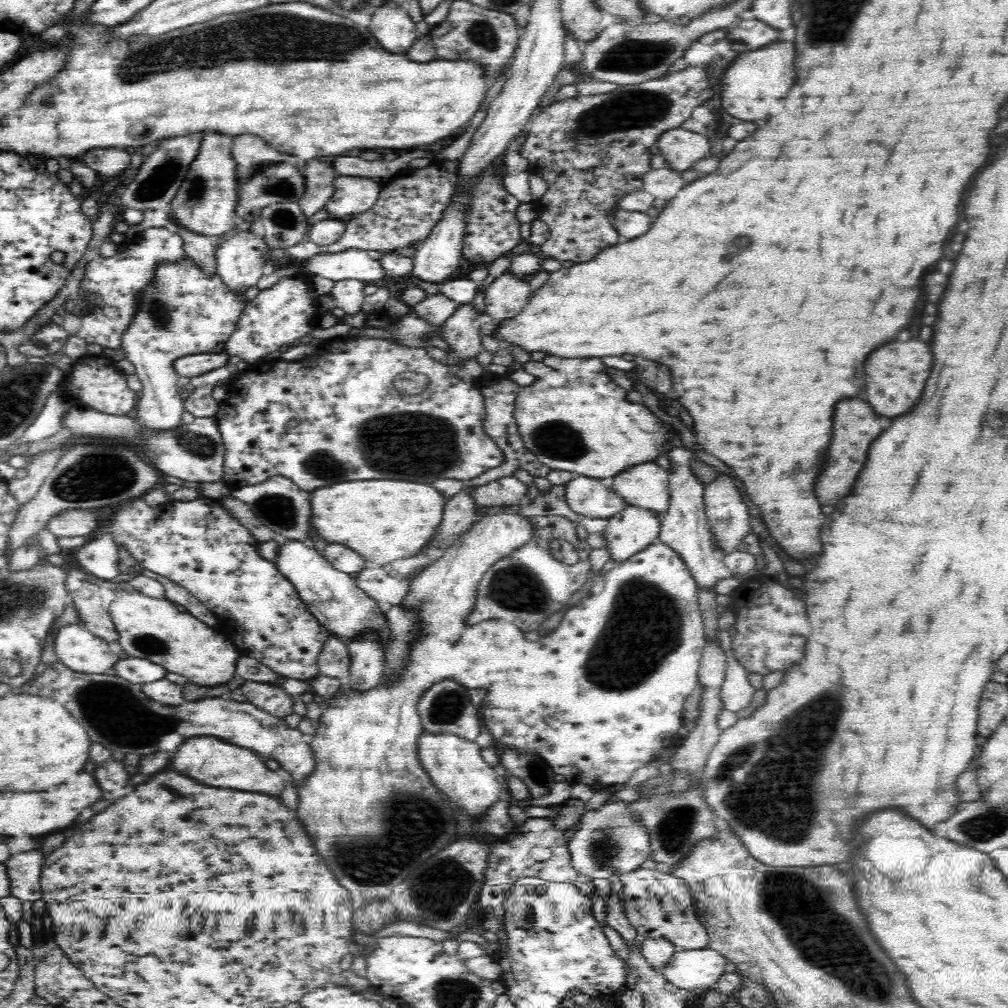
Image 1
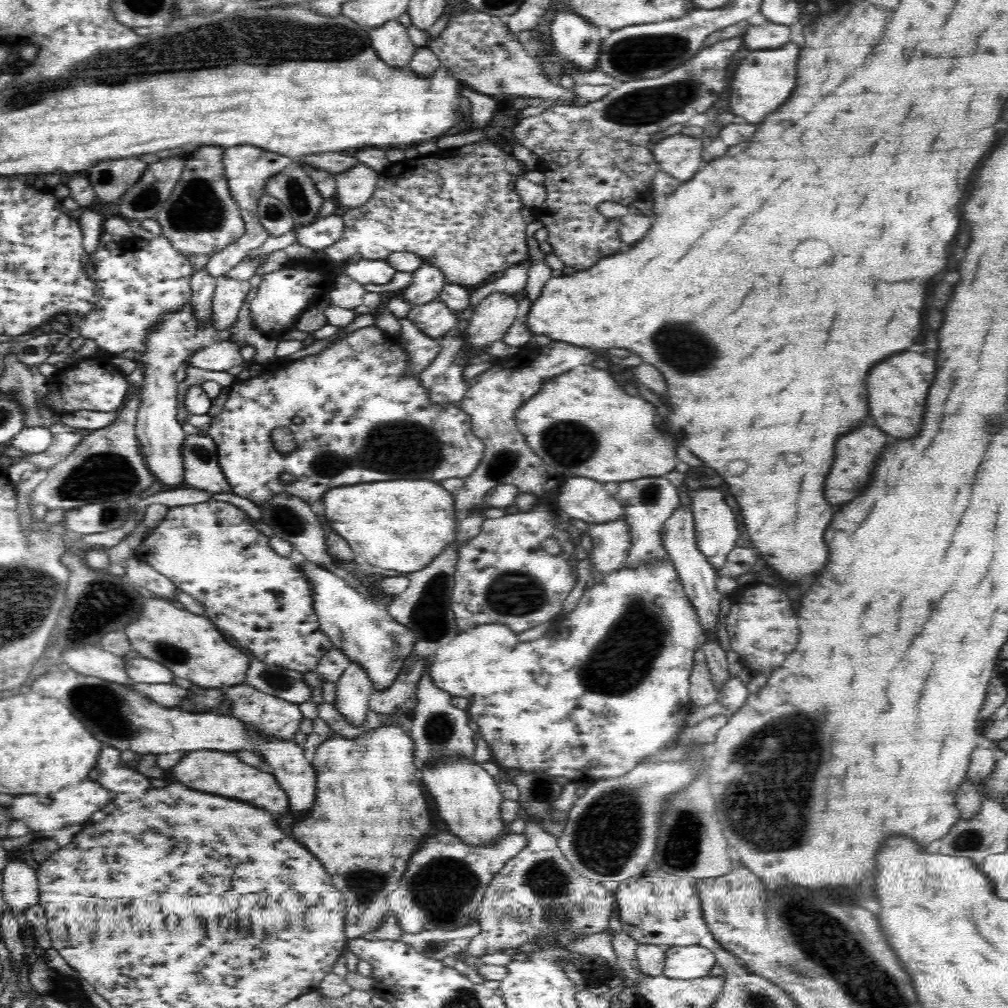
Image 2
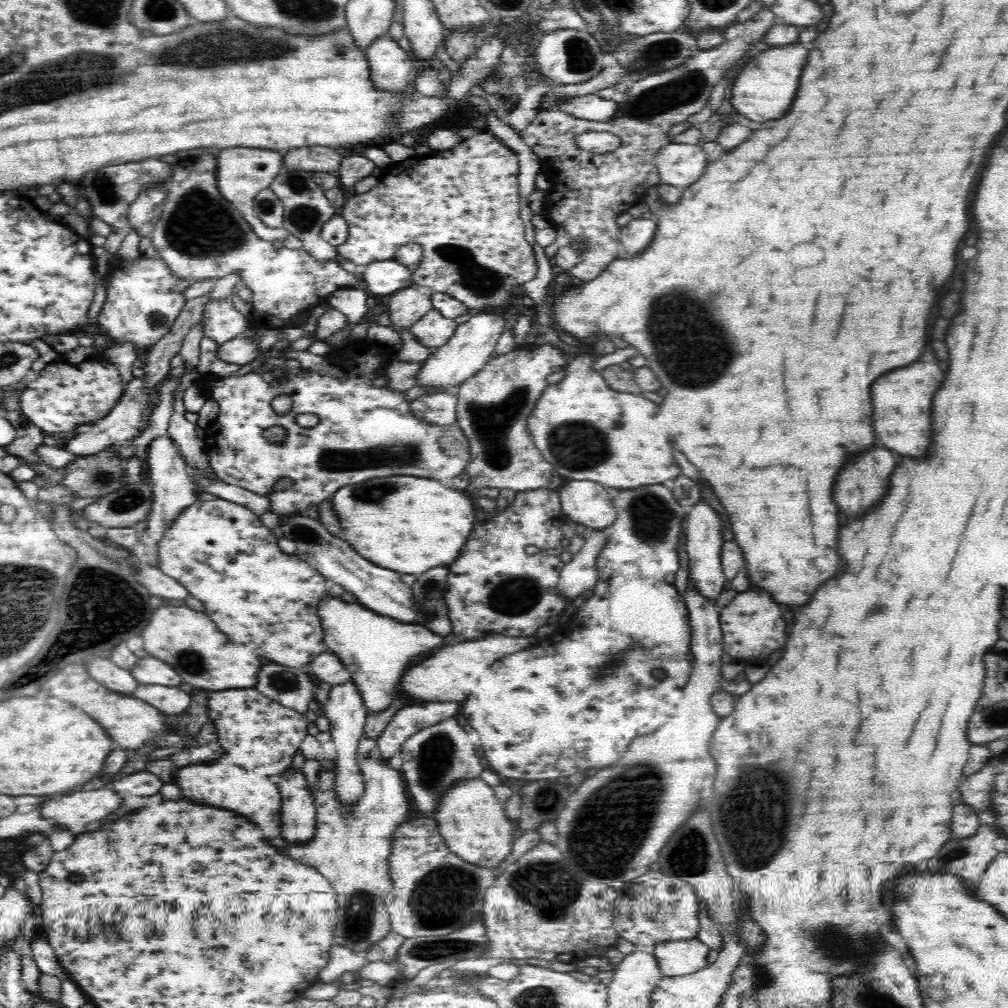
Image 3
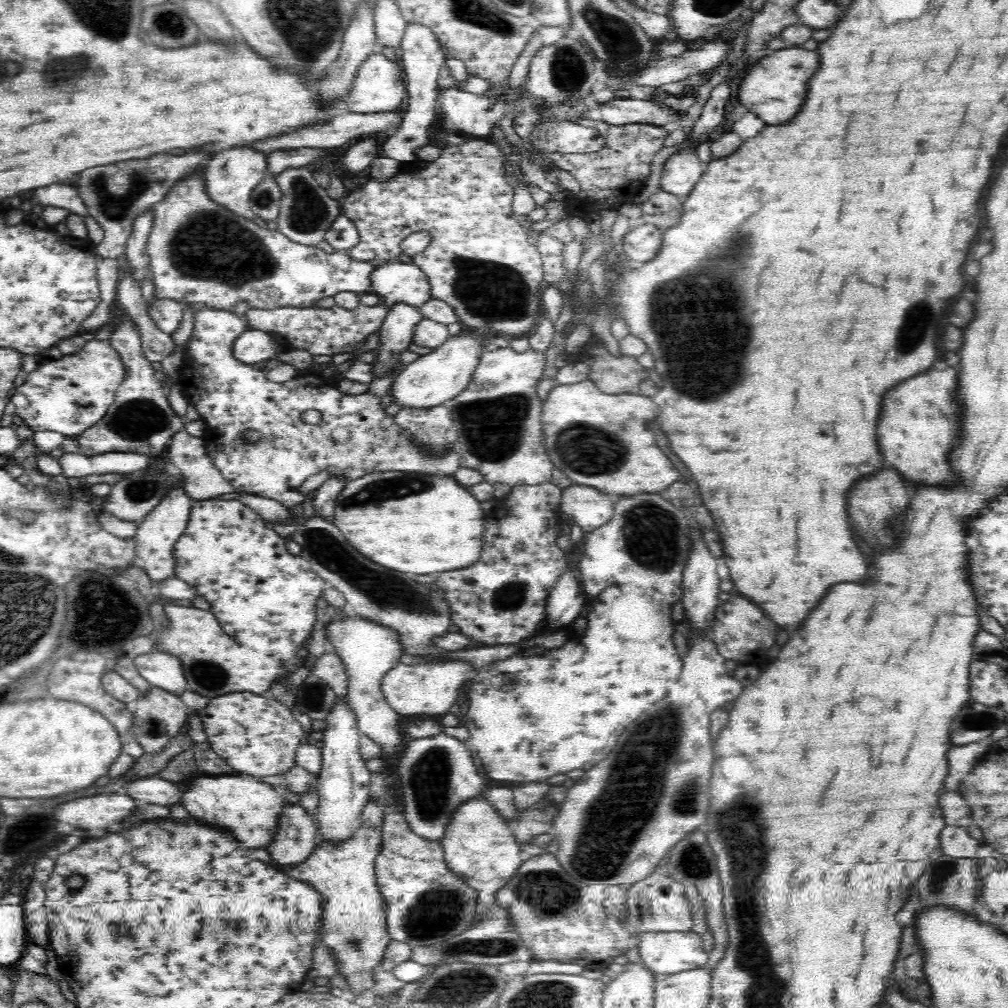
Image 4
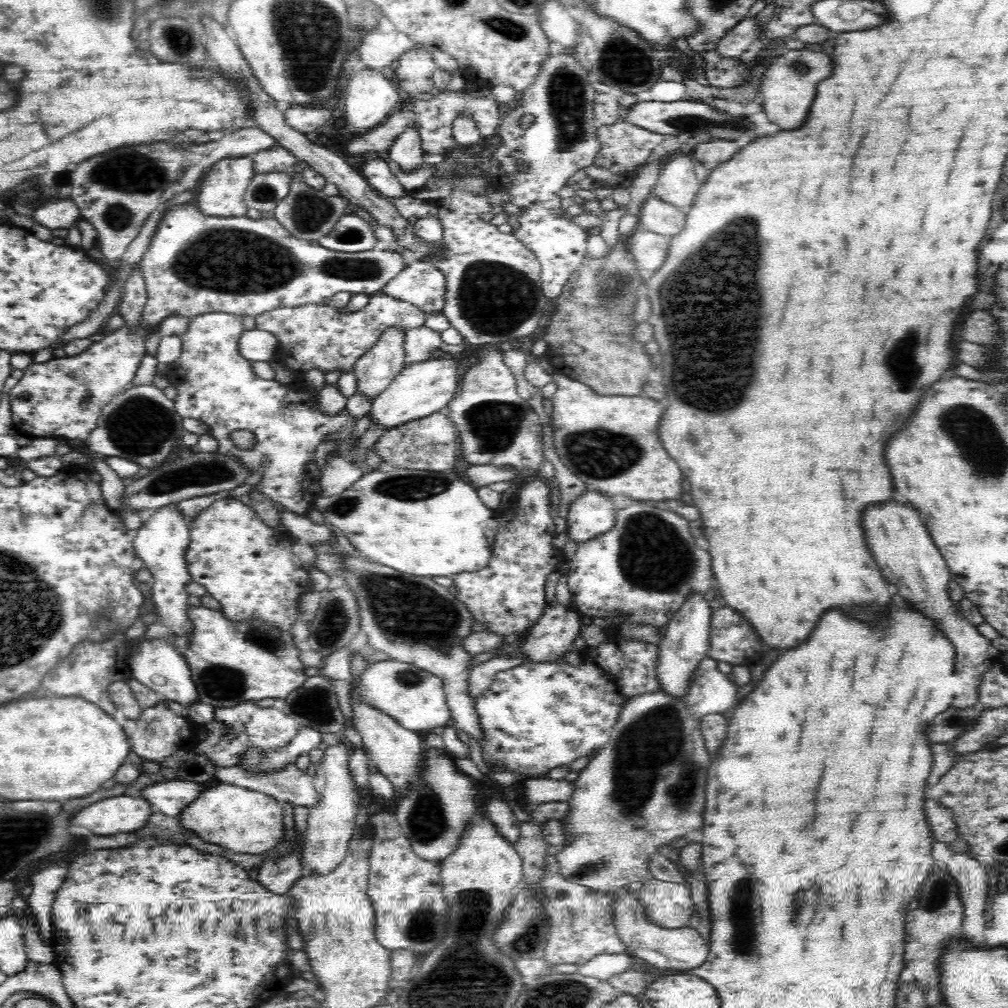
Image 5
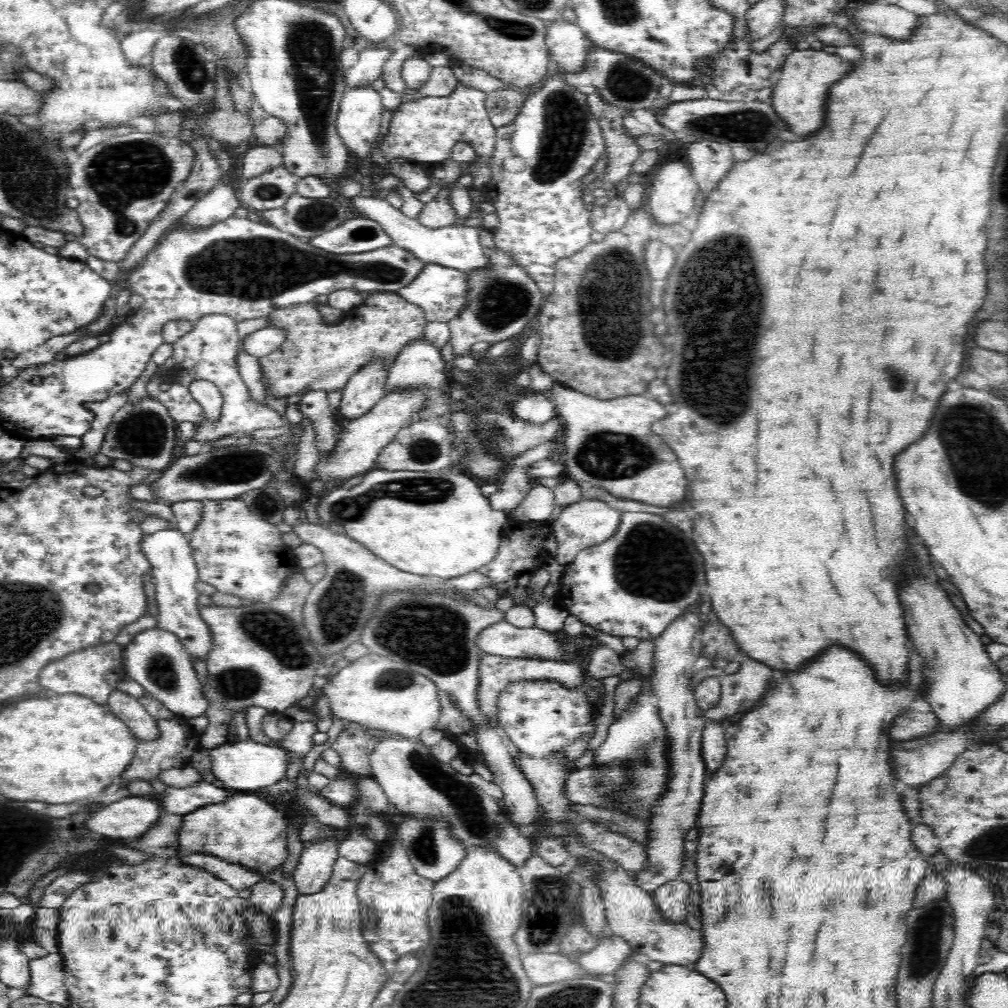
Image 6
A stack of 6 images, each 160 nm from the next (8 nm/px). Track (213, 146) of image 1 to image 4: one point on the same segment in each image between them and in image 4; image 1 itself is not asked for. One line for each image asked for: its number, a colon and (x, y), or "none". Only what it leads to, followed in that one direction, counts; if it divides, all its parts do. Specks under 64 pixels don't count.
2: (201, 217)
3: (200, 235)
4: (200, 252)

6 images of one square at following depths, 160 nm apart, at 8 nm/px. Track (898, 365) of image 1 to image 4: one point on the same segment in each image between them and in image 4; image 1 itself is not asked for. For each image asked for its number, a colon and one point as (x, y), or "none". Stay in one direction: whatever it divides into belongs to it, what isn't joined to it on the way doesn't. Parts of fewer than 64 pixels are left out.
2: (897, 387)
3: (901, 399)
4: (918, 424)

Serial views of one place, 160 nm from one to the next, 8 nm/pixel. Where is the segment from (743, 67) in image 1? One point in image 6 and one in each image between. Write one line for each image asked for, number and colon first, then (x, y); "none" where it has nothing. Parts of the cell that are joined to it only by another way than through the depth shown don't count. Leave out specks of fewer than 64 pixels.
2: (765, 78)
3: (764, 89)
4: (774, 88)
5: (788, 86)
6: (799, 96)

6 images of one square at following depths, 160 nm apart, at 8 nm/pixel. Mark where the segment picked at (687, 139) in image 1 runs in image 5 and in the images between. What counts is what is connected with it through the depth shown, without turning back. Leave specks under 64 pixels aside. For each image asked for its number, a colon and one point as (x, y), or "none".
2: (679, 155)
3: (680, 165)
4: (683, 169)
5: (677, 184)

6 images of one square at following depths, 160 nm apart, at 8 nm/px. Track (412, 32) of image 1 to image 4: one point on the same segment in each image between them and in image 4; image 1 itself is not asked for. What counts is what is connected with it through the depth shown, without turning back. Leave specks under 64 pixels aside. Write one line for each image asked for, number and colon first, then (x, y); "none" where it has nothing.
2: (390, 40)
3: (392, 69)
4: (379, 86)

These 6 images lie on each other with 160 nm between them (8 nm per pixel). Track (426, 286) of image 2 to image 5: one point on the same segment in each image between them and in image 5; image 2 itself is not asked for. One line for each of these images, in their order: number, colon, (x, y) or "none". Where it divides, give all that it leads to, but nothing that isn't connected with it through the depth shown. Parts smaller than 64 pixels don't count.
3: (409, 305)
4: (396, 333)
5: (375, 370)

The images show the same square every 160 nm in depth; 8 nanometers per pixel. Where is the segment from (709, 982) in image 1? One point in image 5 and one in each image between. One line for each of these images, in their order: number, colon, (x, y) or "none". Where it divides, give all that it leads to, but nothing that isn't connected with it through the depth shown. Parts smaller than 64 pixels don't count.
2: (684, 962)
3: (676, 957)
4: (666, 953)
5: (669, 950)

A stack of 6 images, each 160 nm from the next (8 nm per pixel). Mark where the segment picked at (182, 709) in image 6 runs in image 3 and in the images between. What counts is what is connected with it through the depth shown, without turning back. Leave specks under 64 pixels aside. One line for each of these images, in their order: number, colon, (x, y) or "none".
3: (150, 670)
4: (164, 671)
5: (157, 664)

